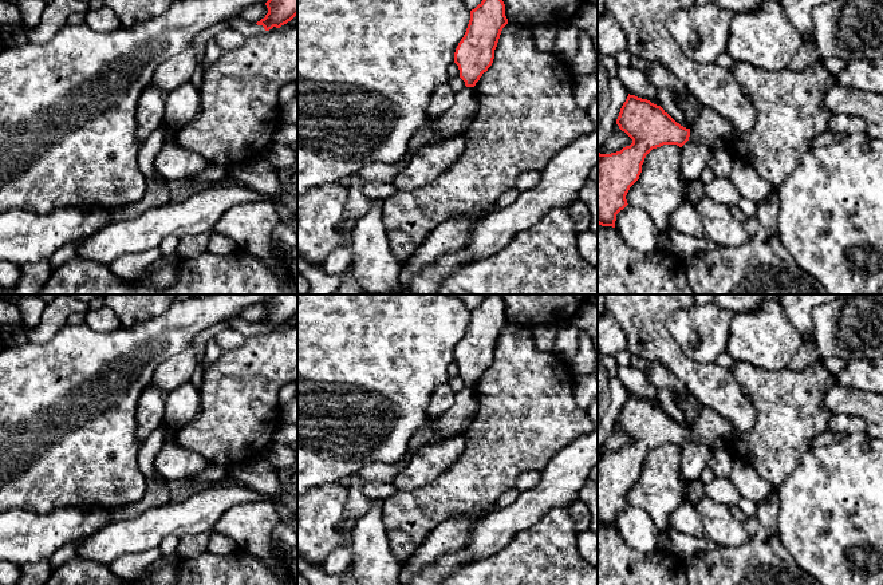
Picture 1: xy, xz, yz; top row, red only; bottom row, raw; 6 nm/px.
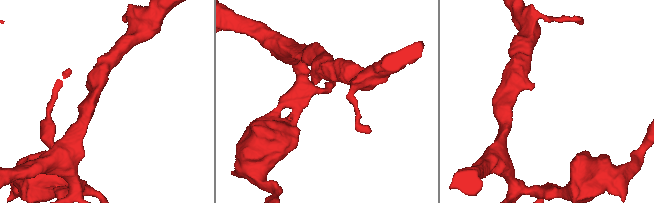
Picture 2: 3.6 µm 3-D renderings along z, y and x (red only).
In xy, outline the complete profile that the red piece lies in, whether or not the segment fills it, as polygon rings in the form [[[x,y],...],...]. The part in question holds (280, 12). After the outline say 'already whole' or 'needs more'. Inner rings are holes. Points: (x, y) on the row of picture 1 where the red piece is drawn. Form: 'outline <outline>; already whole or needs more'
outline [[[268,0],[265,5],[268,13],[256,23],[257,25],[263,25],[265,31],[273,27],[280,28],[297,15],[297,0]]]; already whole

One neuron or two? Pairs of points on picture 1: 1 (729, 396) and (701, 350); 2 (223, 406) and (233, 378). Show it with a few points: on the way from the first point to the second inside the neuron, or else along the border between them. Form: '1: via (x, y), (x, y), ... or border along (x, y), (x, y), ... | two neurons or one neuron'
1: border along (681, 348), (692, 359), (713, 363) | two neurons
2: via (229, 399), (233, 395), (233, 384) | one neuron

